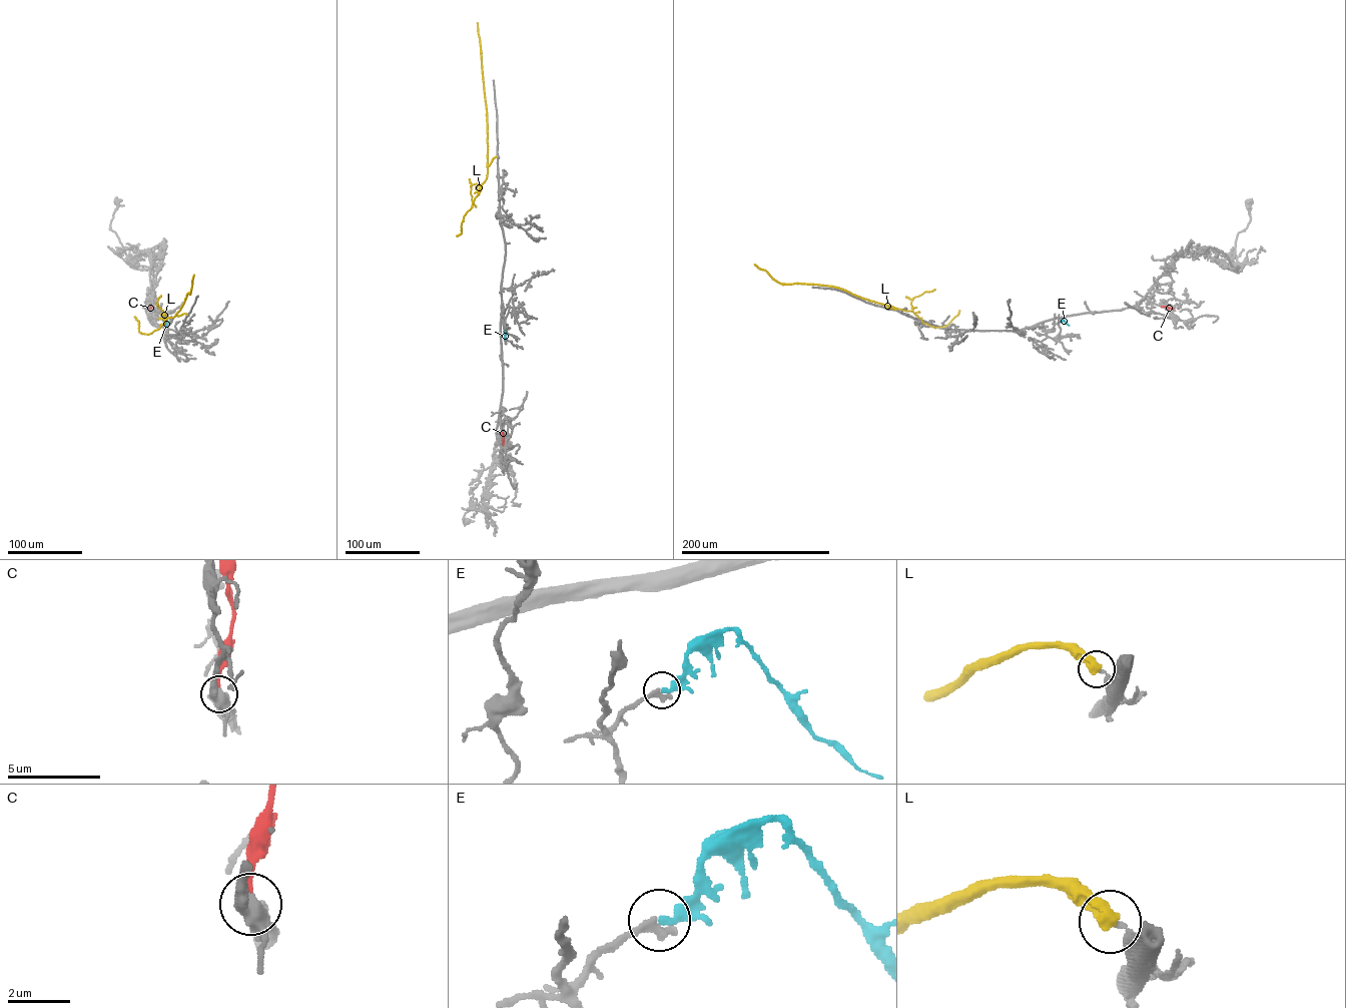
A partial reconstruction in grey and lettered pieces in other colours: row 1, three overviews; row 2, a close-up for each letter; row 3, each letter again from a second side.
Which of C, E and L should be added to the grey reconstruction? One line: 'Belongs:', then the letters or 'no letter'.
Belongs: E

